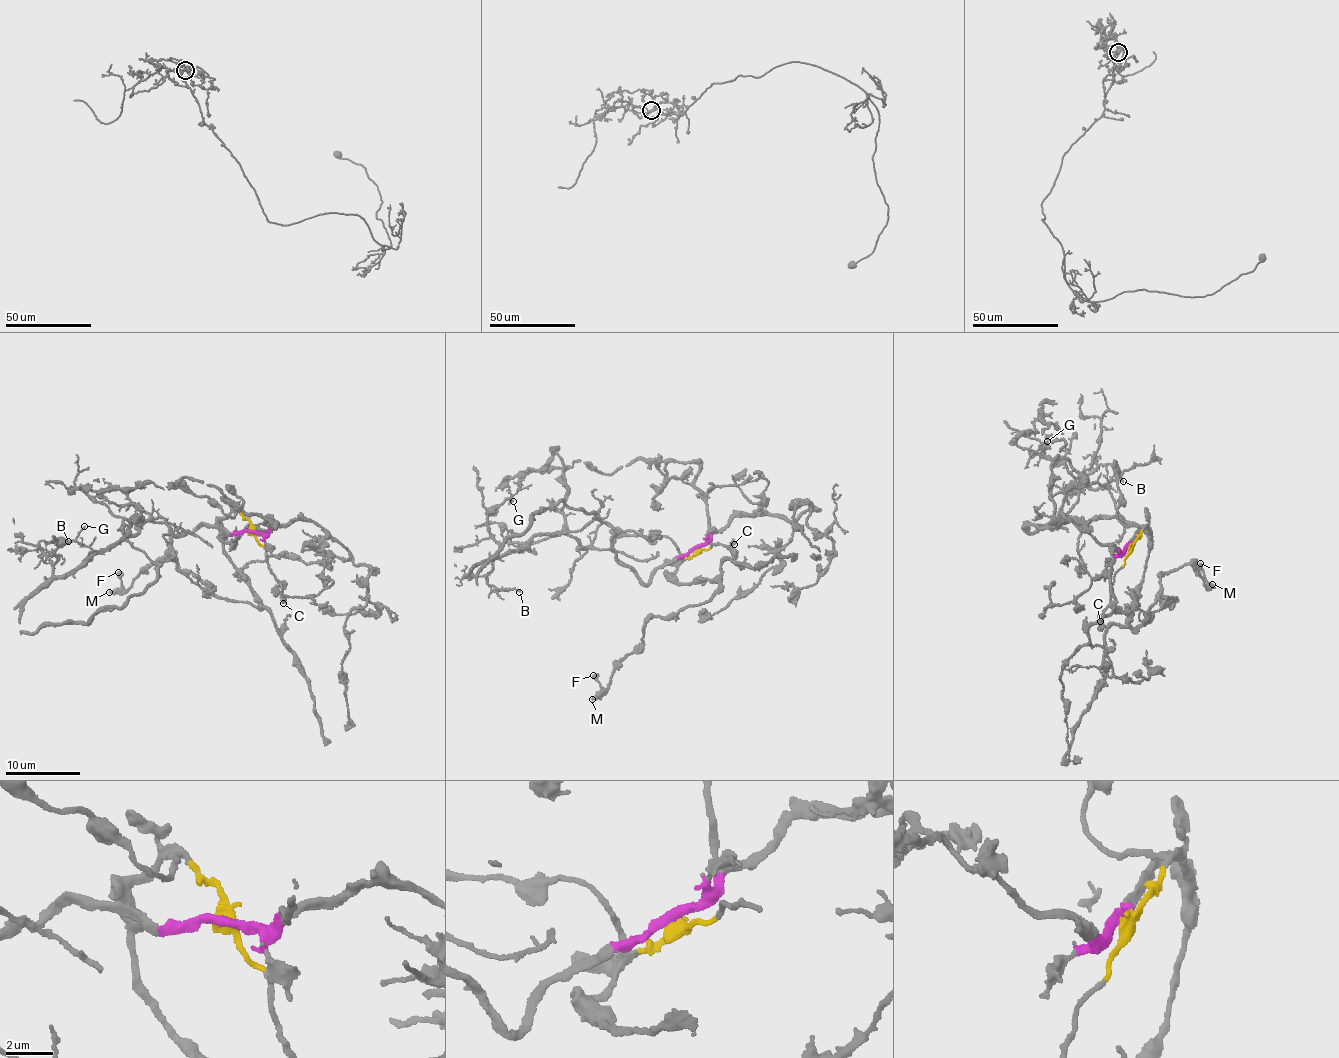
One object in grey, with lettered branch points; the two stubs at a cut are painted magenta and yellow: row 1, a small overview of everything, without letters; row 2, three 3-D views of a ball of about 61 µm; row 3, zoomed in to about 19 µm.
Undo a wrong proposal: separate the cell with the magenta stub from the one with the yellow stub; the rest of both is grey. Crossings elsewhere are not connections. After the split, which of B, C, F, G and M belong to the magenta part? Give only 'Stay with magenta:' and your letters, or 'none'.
Stay with magenta: B, G

